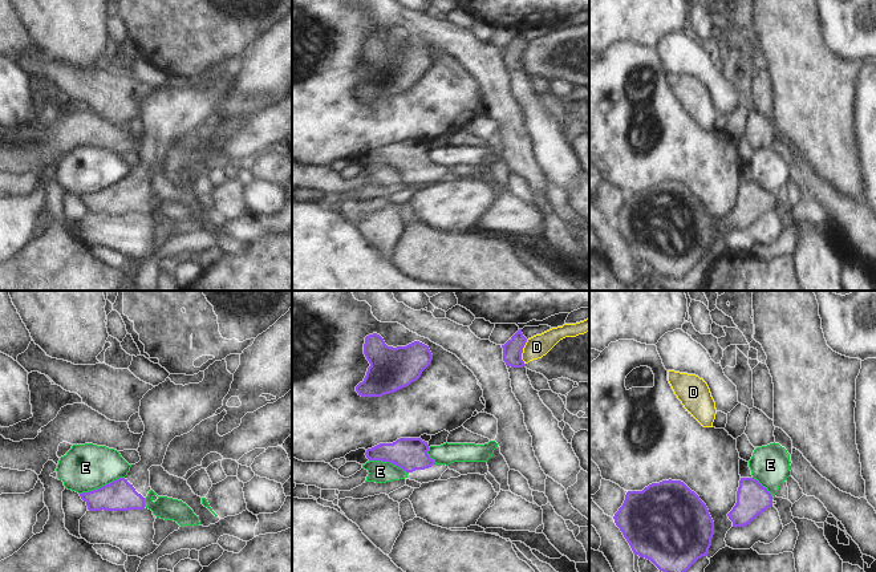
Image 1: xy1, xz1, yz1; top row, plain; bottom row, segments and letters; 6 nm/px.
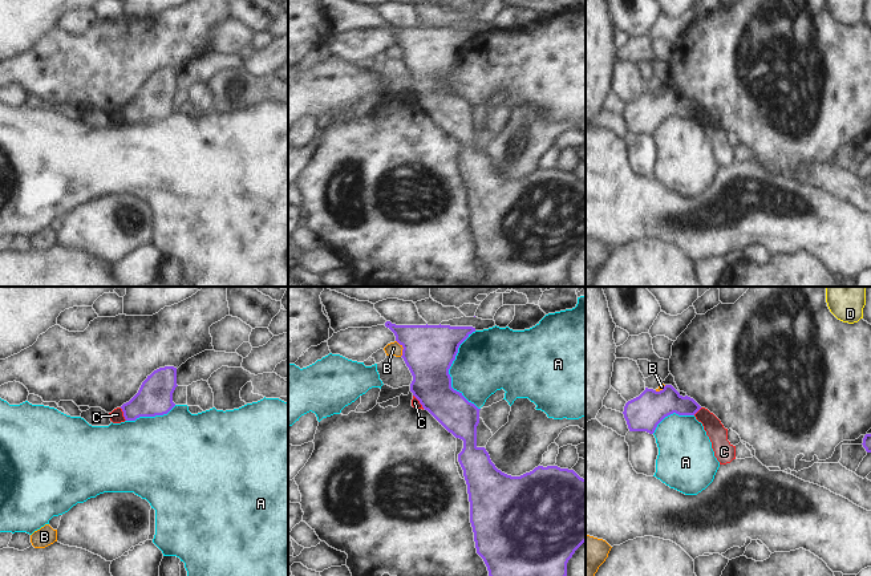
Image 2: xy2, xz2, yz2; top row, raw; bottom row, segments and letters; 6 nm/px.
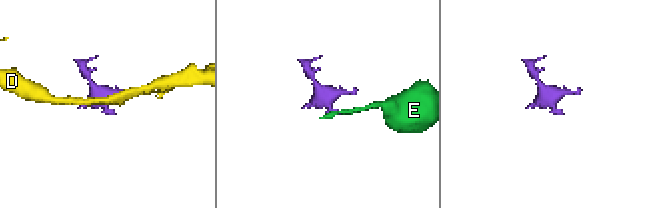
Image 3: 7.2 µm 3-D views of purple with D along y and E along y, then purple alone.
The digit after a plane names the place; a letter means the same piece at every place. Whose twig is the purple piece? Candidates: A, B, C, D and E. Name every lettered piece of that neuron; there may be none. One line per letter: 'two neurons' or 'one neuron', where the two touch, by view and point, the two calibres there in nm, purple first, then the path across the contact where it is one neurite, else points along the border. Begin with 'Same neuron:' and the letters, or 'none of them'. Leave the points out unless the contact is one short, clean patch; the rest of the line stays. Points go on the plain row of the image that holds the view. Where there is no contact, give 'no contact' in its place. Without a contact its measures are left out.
Same neuron: none of them
A: two neurons; contact xz2 (448, 74); calibres 320 and 360 nm
B: two neurons; contact xz2 (402, 49); calibres 320 and 80 nm; border xz2 (396, 43), (402, 51), (401, 59)
C: two neurons; contact xy2 (124, 117); calibres 220 and 80 nm; border xy2 (120, 110), (126, 122)
D: two neurons; contact xz1 (522, 55); calibres 120 and 140 nm; border xz1 (527, 43), (522, 56), (524, 67)
E: two neurons; contact xy1 (102, 189); calibres 190 and 280 nm; border xy1 (124, 179), (80, 197)

